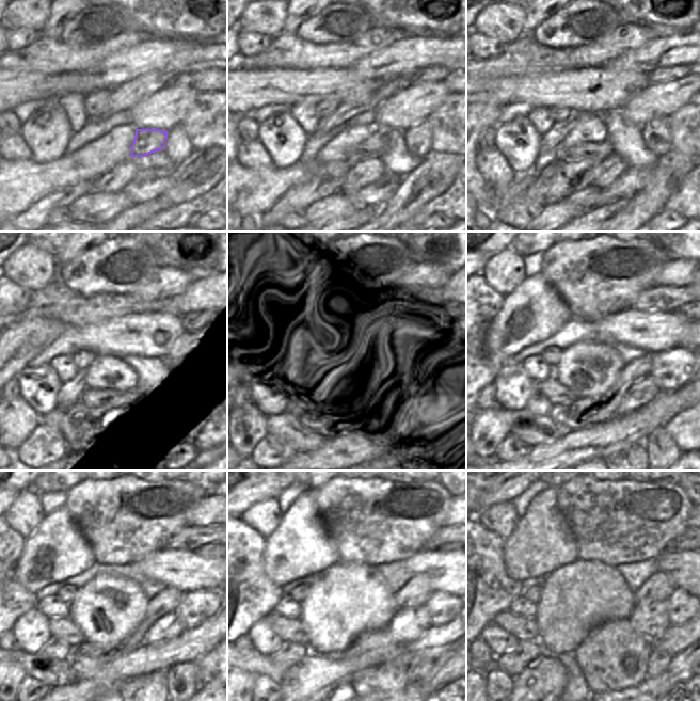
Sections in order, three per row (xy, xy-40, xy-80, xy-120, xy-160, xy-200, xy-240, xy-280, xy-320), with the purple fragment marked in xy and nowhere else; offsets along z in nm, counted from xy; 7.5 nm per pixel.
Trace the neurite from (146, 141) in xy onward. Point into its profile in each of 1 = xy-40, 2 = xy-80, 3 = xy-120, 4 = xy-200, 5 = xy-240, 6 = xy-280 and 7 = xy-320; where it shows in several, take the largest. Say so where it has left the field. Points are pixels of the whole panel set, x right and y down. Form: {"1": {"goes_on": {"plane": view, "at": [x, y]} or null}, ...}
{"1": {"goes_on": {"plane": "xy-40", "at": [375, 146]}}, "2": {"goes_on": {"plane": "xy-80", "at": [588, 154]}}, "3": {"goes_on": {"plane": "xy-120", "at": [92, 397]}}, "4": {"goes_on": {"plane": "xy-200", "at": [557, 394]}}, "5": {"goes_on": {"plane": "xy-240", "at": [65, 628]}}, "6": {"goes_on": {"plane": "xy-280", "at": [288, 628]}}, "7": {"goes_on": {"plane": "xy-320", "at": [525, 628]}}}

